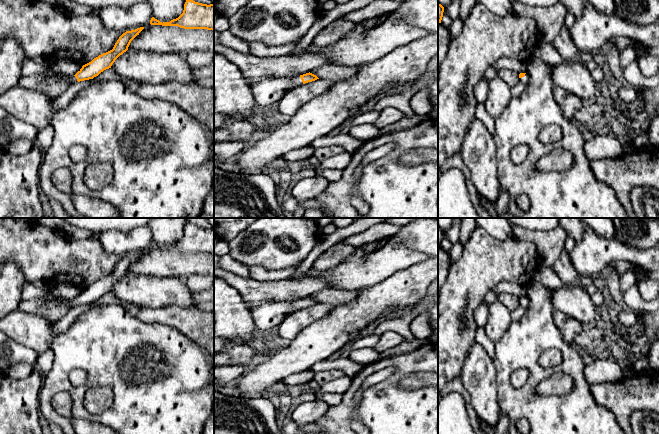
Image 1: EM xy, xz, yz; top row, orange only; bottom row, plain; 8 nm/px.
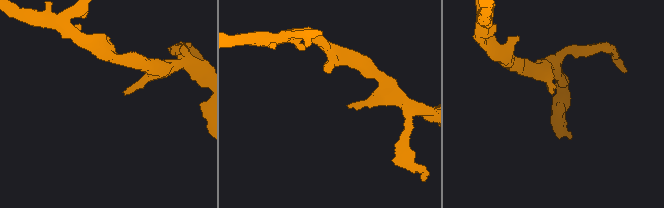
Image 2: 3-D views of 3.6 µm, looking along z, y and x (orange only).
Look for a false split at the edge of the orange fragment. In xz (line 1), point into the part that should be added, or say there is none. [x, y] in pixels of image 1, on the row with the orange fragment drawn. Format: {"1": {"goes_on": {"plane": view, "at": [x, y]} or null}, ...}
{"1": {"goes_on": {"plane": "xz", "at": [269, 91]}}}

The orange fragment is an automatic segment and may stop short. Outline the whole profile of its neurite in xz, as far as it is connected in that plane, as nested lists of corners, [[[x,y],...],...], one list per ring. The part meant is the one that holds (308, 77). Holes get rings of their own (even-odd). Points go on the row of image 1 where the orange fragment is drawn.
[[[310,72],[292,78],[268,78],[254,82],[251,90],[258,106],[269,106],[278,104],[289,90],[317,79],[319,78]]]

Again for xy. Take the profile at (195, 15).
[[[186,0],[183,13],[170,22],[160,22],[154,17],[151,25],[178,26],[184,29],[214,30],[214,4],[202,4],[193,0]]]

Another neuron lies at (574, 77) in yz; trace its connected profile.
[[[577,60],[553,66],[552,80],[555,87],[561,87],[582,100],[591,100],[599,95],[599,86],[591,72]]]

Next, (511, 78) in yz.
[[[509,69],[498,70],[497,77],[503,80],[510,87],[519,82],[519,74]]]

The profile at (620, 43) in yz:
[[[622,36],[614,37],[609,41],[608,47],[614,47],[619,52],[622,52],[625,48],[632,45],[636,47],[637,60],[638,60],[641,56],[645,54],[646,51],[634,39],[629,39],[627,37],[622,37]]]

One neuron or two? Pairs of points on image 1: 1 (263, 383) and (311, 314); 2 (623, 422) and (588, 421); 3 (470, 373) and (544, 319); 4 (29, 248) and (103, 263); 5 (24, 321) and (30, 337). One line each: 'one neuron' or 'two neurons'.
1: two neurons
2: two neurons
3: two neurons
4: one neuron
5: one neuron

